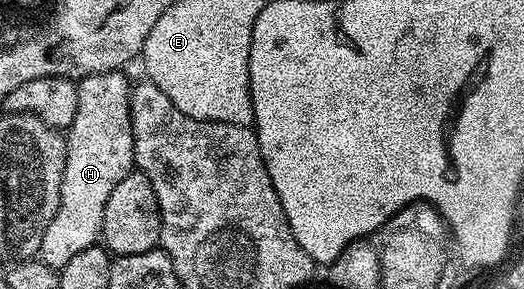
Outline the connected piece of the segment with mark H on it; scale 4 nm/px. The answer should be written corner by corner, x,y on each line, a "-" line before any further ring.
121,71
106,75
88,75
77,83
75,121
67,128
65,168
61,186
61,204
43,233
36,258
53,271
60,272
71,257
83,253
101,239
103,209
111,189
134,170
133,129
129,112
131,79

